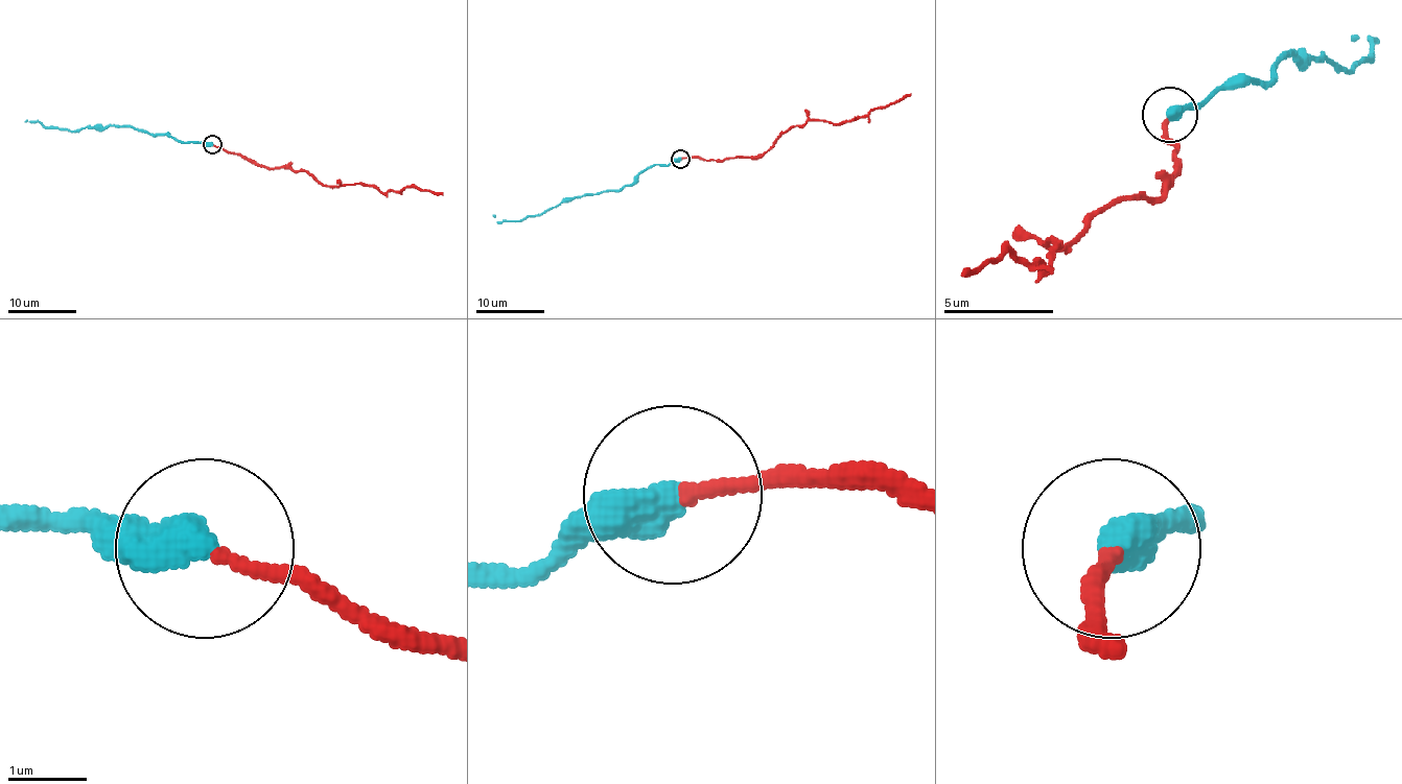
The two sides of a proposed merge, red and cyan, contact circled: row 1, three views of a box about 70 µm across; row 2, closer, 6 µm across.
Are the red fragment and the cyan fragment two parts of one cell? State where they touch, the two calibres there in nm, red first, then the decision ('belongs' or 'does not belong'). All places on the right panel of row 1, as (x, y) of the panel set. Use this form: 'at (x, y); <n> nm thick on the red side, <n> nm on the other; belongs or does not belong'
at (1170, 114); 160 nm thick on the red side, 500 nm on the other; does not belong

